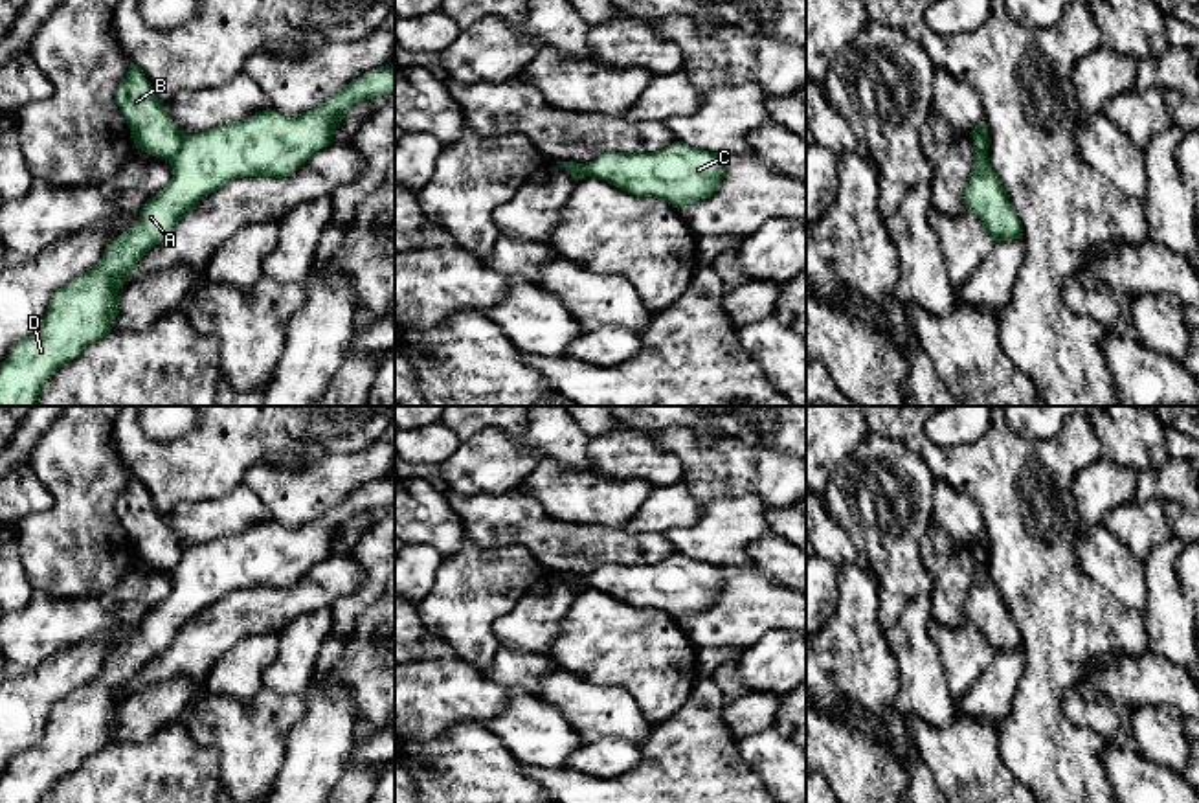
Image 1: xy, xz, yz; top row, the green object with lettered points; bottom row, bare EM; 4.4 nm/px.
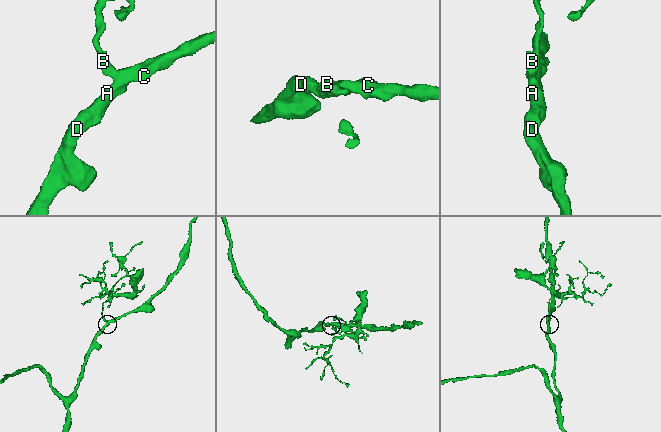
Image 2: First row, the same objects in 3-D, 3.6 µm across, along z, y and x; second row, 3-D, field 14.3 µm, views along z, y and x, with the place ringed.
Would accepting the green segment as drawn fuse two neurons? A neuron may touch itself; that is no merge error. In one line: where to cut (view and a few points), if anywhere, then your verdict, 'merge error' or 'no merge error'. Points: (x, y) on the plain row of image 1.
xy (184, 548), (169, 574) | merge error

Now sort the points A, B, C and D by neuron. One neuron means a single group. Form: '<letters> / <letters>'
A C D / B

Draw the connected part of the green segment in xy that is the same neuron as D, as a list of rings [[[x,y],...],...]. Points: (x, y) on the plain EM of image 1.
[[[389,476],[364,485],[303,526],[290,529],[266,520],[185,546],[169,573],[169,595],[145,614],[140,632],[105,660],[94,680],[57,700],[40,741],[9,761],[0,777],[0,803],[40,803],[61,775],[110,744],[123,691],[198,612],[233,590],[292,586],[332,555],[336,537],[353,516],[387,505],[395,505],[395,478]]]

